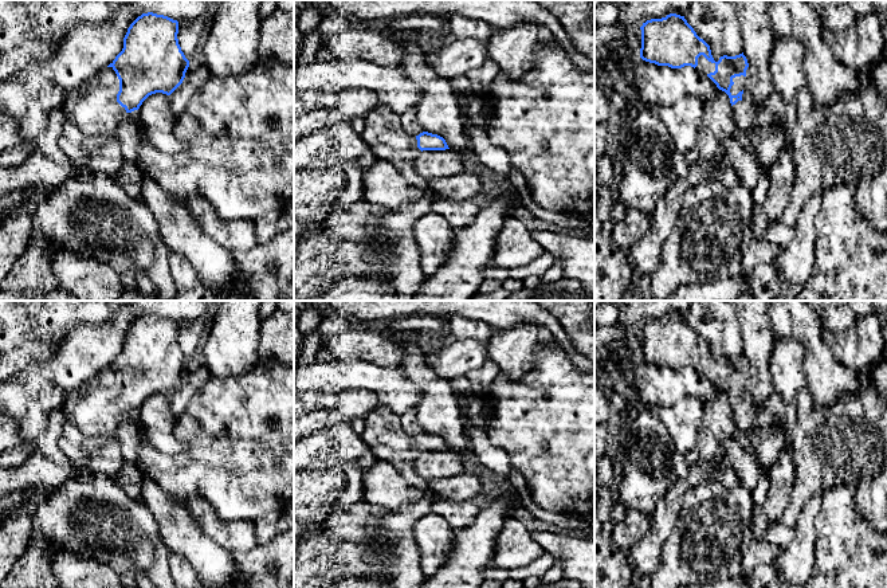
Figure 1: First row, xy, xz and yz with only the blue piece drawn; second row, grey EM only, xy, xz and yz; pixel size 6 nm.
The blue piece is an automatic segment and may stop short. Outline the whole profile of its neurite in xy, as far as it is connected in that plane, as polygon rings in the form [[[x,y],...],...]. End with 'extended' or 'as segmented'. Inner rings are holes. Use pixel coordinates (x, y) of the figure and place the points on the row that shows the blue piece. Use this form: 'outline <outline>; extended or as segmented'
outline [[[153,12],[138,16],[115,59],[67,93],[62,105],[66,118],[87,137],[111,138],[121,118],[149,95],[170,95],[189,67],[177,34],[177,20]]]; extended

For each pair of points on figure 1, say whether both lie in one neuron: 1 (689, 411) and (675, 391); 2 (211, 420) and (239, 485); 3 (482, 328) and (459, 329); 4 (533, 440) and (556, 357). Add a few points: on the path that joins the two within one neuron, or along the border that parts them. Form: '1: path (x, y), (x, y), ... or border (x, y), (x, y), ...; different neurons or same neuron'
1: border (703, 404), (682, 398), (667, 406), (650, 406); different neurons
2: path (210, 436), (236, 465), (236, 469); same neuron
3: path (477, 329), (464, 329); same neuron
4: path (553, 420), (554, 377); same neuron

